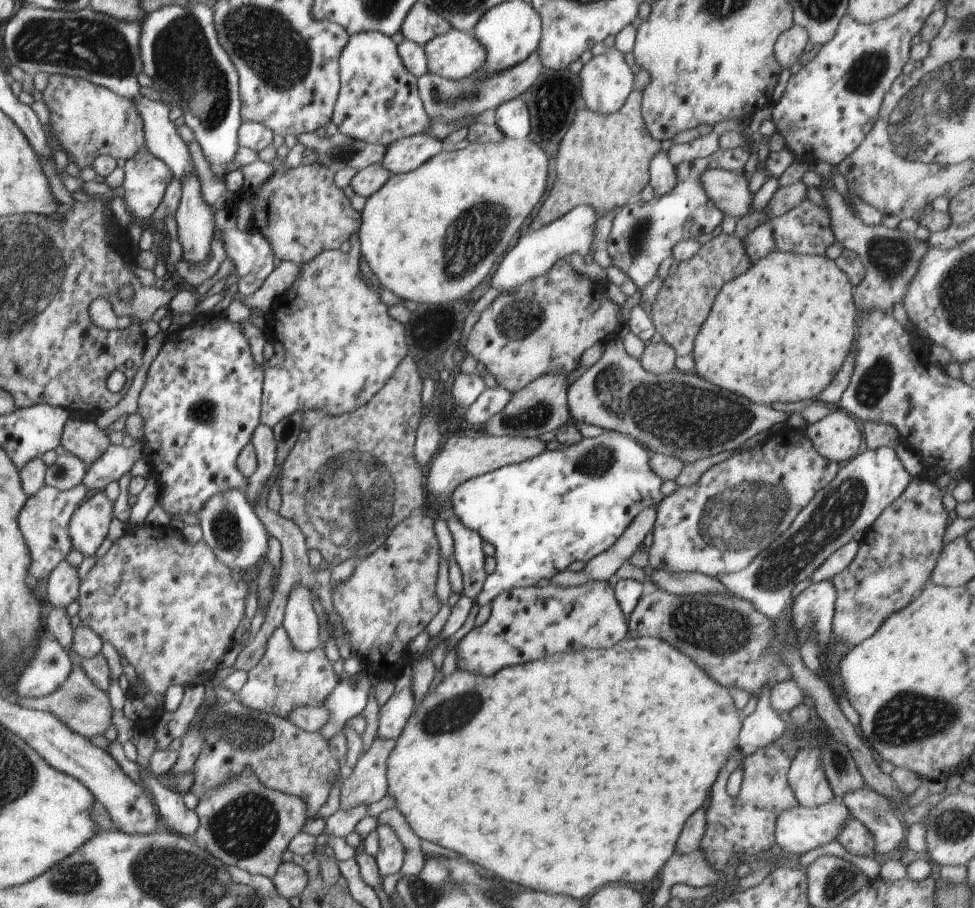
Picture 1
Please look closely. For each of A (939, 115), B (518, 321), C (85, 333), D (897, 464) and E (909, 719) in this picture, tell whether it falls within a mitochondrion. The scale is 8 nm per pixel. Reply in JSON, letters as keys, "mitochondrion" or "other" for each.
{"A":"mitochondrion","B":"mitochondrion","C":"other","D":"other","E":"mitochondrion"}

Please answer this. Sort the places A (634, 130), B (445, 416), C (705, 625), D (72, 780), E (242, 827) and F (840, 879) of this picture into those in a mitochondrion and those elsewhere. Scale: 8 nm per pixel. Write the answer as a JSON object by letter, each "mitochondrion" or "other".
{"A":"other","B":"other","C":"mitochondrion","D":"other","E":"mitochondrion","F":"mitochondrion"}

